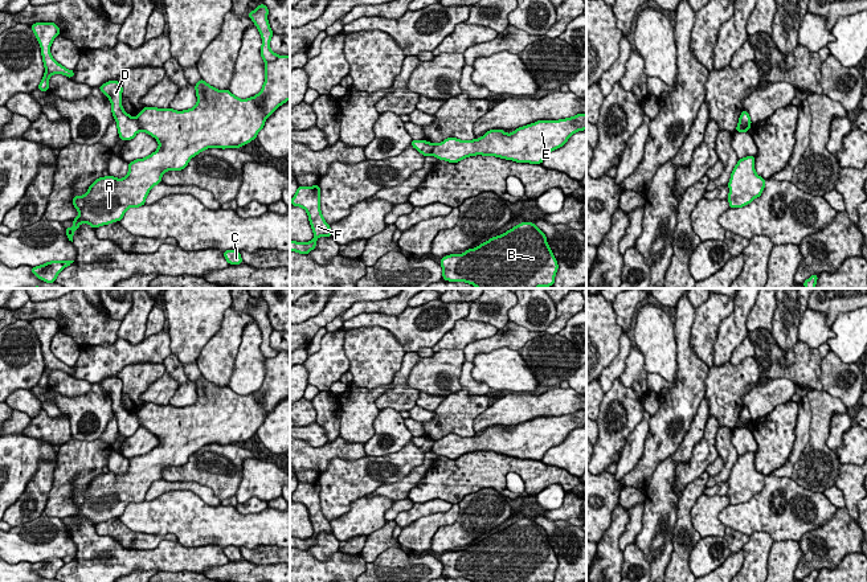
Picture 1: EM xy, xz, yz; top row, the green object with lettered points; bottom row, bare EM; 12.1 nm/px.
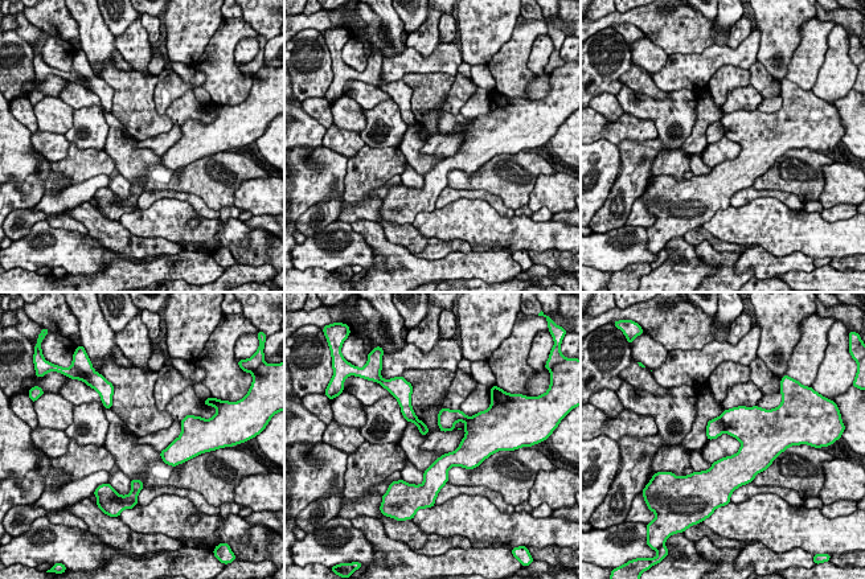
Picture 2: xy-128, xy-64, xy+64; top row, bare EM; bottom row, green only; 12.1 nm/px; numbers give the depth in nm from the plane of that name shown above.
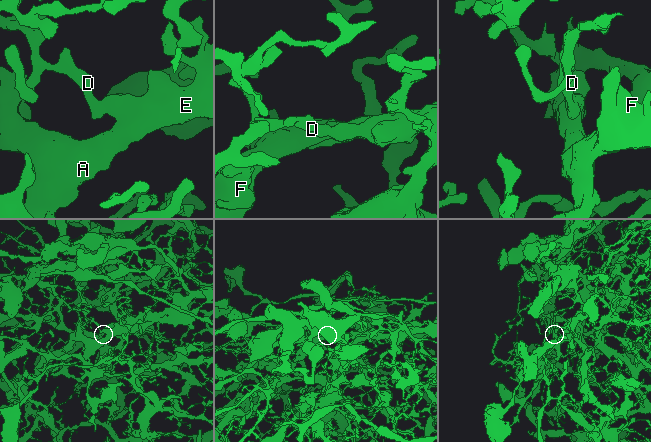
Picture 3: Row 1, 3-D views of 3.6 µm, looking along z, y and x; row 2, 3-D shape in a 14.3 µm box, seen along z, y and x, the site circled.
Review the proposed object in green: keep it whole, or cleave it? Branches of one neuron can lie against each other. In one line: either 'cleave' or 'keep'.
cleave

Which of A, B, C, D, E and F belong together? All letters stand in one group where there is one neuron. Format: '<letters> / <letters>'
A E F / B C D

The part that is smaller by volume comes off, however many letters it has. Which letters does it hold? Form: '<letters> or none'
A, E, F

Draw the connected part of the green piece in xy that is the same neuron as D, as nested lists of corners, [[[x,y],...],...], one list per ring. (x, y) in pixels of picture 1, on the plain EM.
[[[109,377],[98,385],[110,395],[113,413],[116,417],[119,434],[122,436],[131,436],[140,427],[138,415],[130,413],[122,403],[123,384],[118,377]]]

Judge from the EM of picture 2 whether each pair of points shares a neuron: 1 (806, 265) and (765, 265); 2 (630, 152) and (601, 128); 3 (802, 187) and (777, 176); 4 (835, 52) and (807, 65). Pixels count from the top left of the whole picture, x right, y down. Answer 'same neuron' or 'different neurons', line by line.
1: same neuron
2: different neurons
3: same neuron
4: different neurons

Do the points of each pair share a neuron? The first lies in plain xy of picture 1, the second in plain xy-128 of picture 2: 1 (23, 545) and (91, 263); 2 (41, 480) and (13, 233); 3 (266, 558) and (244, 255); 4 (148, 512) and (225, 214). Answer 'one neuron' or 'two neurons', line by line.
1: one neuron
2: one neuron
3: one neuron
4: two neurons

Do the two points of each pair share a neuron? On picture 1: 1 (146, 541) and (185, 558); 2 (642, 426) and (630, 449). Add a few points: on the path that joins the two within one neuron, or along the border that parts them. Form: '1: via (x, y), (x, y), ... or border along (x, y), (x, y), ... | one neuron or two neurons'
1: border along (176, 541), (160, 541), (151, 549), (127, 549) | two neurons
2: via (641, 431), (634, 443) | one neuron

